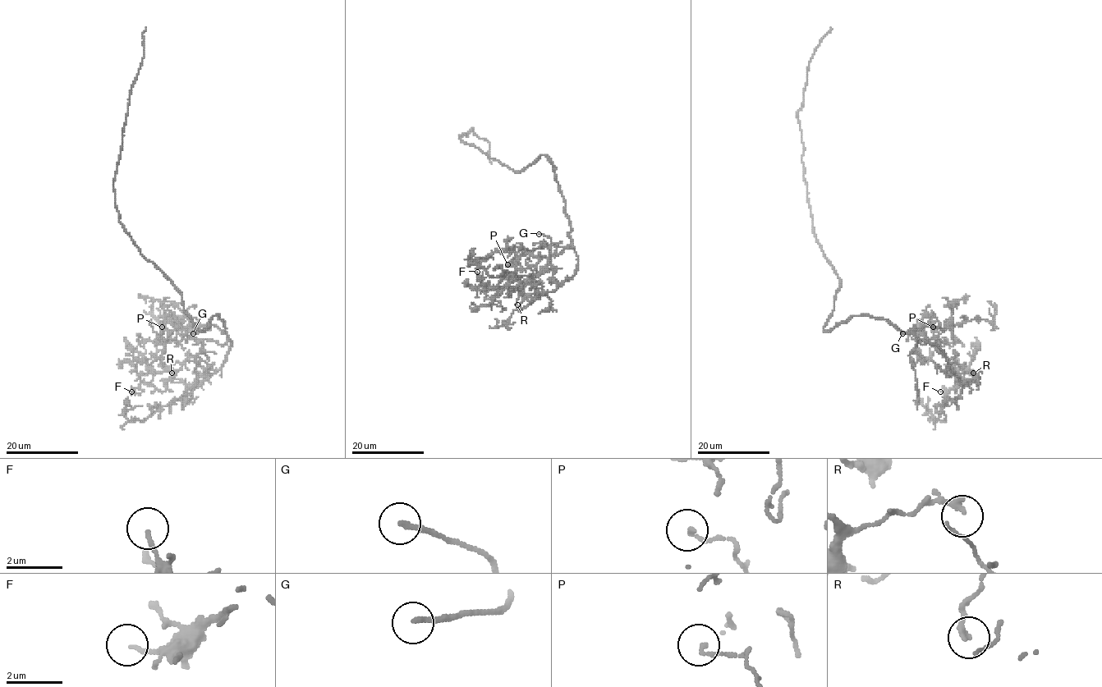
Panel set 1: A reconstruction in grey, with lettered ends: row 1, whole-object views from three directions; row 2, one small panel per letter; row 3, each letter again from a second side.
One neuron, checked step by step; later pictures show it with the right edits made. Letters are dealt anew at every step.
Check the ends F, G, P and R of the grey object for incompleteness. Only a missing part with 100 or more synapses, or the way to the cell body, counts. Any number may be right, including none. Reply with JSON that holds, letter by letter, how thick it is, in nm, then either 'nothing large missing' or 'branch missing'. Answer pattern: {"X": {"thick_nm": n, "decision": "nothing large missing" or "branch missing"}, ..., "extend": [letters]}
{"F": {"thick_nm": 120, "decision": "nothing large missing"}, "G": {"thick_nm": 200, "decision": "branch missing"}, "P": {"thick_nm": 130, "decision": "nothing large missing"}, "R": {"thick_nm": 130, "decision": "nothing large missing"}, "extend": ["G"]}

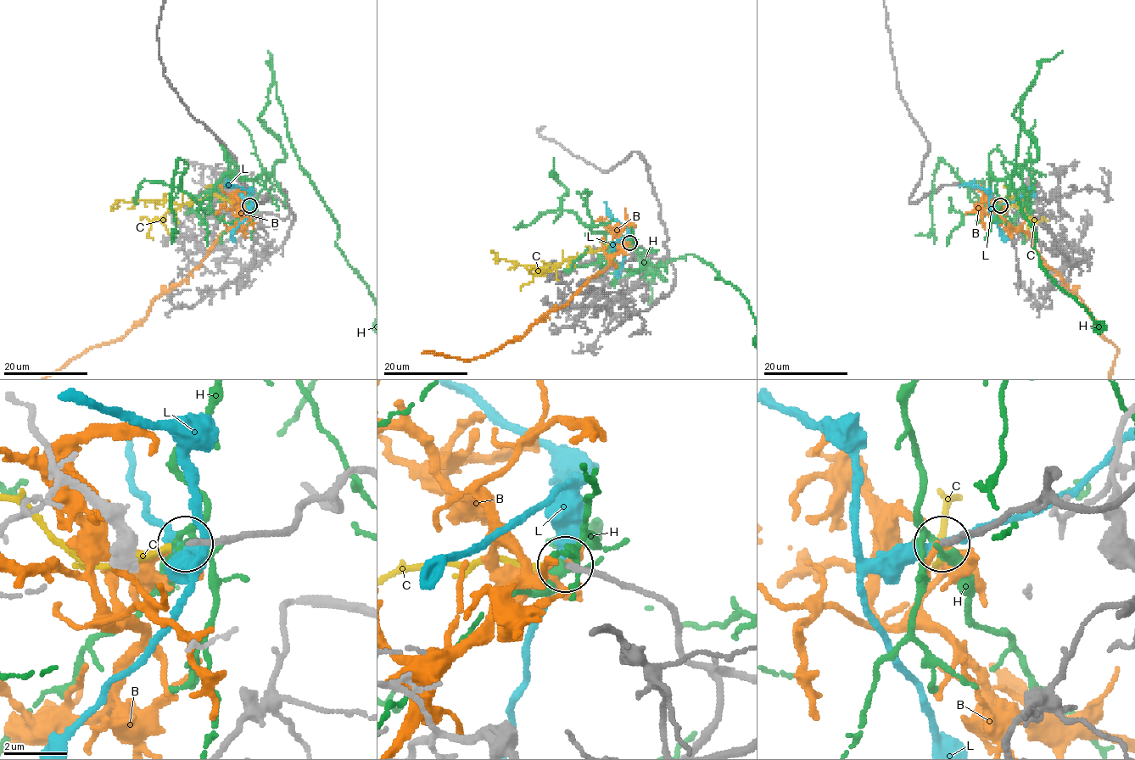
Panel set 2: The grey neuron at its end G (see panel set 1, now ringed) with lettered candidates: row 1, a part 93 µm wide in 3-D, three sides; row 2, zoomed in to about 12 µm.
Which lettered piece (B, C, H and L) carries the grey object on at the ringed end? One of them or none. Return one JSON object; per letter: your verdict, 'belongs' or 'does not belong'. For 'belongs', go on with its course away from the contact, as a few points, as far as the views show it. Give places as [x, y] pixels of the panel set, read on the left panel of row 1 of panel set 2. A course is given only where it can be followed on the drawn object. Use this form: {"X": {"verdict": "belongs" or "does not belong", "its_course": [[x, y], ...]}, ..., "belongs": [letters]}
{"B": {"verdict": "does not belong"}, "C": {"verdict": "belongs"}, "H": {"verdict": "does not belong"}, "L": {"verdict": "does not belong"}, "belongs": ["C"]}

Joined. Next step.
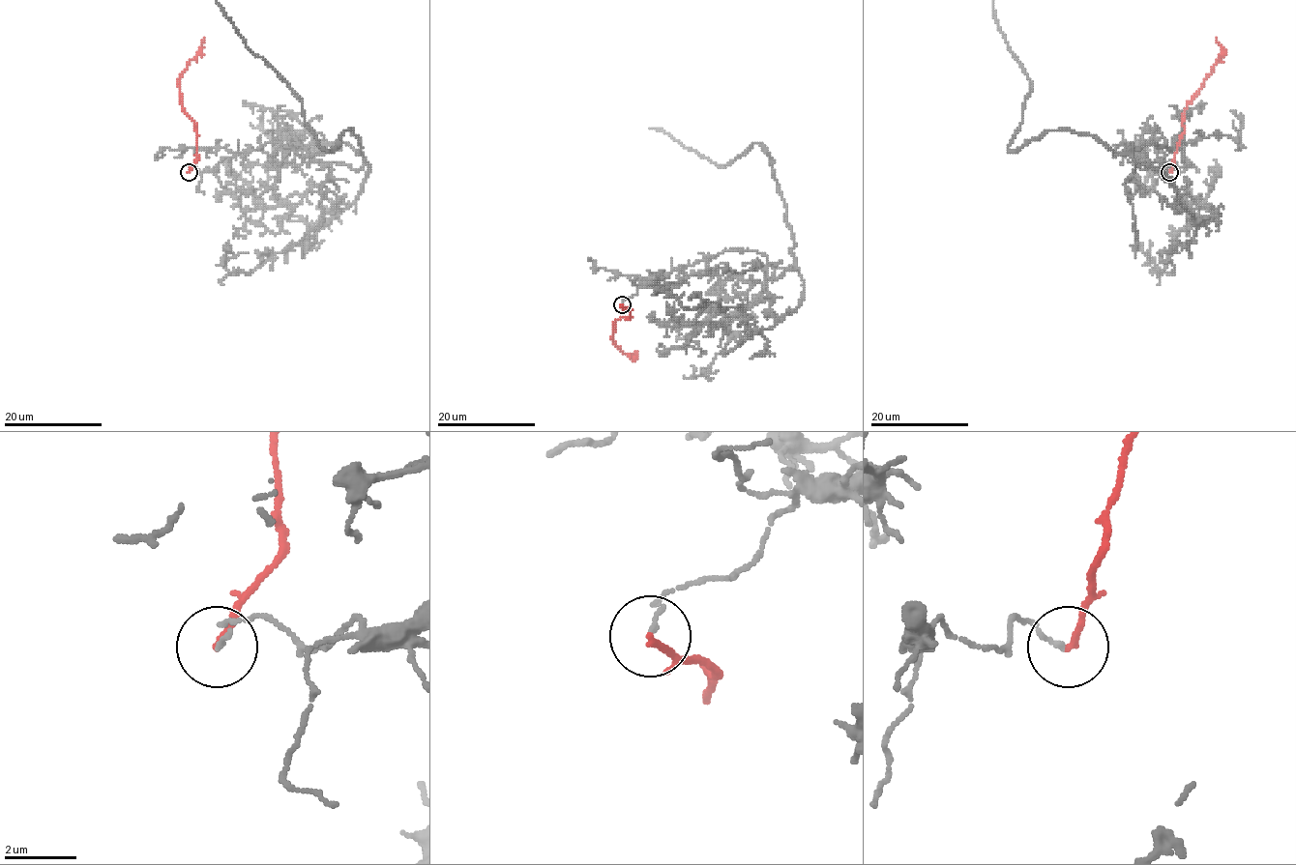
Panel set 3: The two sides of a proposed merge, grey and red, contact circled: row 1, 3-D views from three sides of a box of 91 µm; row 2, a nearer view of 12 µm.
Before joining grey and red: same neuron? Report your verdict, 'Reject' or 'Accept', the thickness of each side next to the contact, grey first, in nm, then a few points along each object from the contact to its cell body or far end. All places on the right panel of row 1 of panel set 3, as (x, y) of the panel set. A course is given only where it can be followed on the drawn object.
Reject. Thickness 110 nm (grey) against 180 nm. Course of grey: (1168, 171), (1066, 129), (1008, 147), (1032, 80), (995, 15). Course of red: (1170, 171), (1182, 132), (1182, 112), (1222, 54), (1216, 37)

